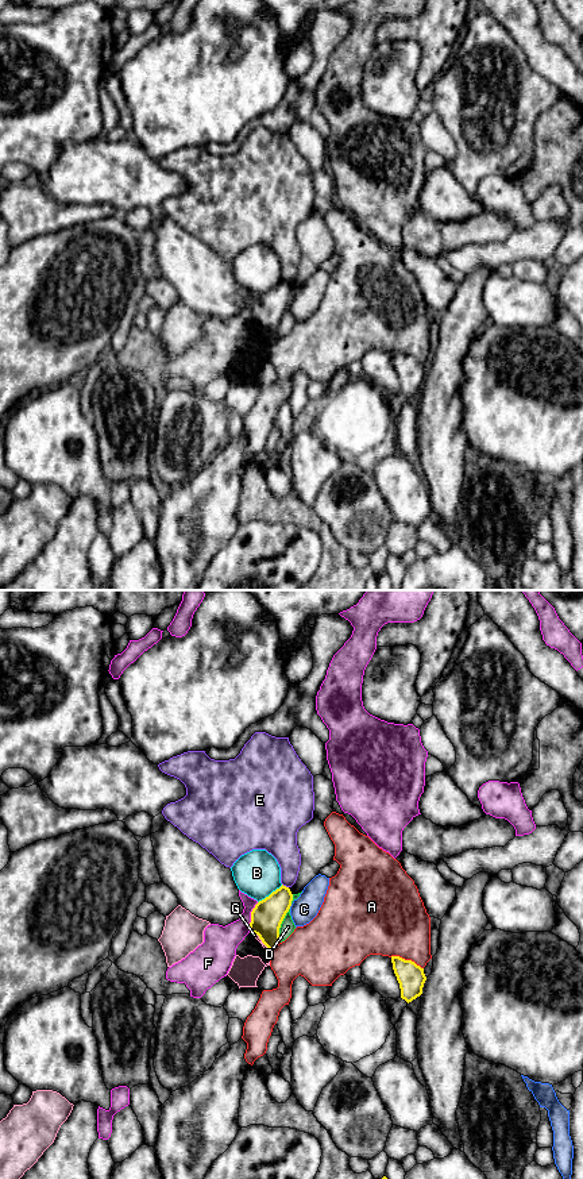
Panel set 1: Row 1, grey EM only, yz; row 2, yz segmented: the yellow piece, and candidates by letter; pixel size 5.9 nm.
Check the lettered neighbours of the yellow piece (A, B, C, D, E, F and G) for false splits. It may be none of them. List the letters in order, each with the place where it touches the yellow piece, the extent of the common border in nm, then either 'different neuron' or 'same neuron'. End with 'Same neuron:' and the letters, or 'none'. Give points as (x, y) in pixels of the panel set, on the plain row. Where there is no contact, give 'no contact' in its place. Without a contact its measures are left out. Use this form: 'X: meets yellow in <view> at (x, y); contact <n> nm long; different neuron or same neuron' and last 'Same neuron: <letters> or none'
A: meets yellow in yz at (406, 355); contact 220 nm long; different neuron
B: meets yellow in yz at (271, 288); contact 190 nm long; different neuron
C: meets yellow in yz at (290, 300); contact 40 nm long; different neuron
D: meets yellow in yz at (280, 320); contact 220 nm long; different neuron
E: meets yellow in yz at (285, 281); contact 50 nm long; different neuron
F: meets yellow in yz at (251, 312); contact 190 nm long; different neuron
G: meets yellow in yz at (259, 332); contact 170 nm long; different neuron
Same neuron: none

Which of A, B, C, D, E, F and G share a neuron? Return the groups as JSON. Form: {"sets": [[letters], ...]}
{"sets": [["A"], ["B"], ["C"], ["D"], ["E"], ["F"], ["G"]]}

